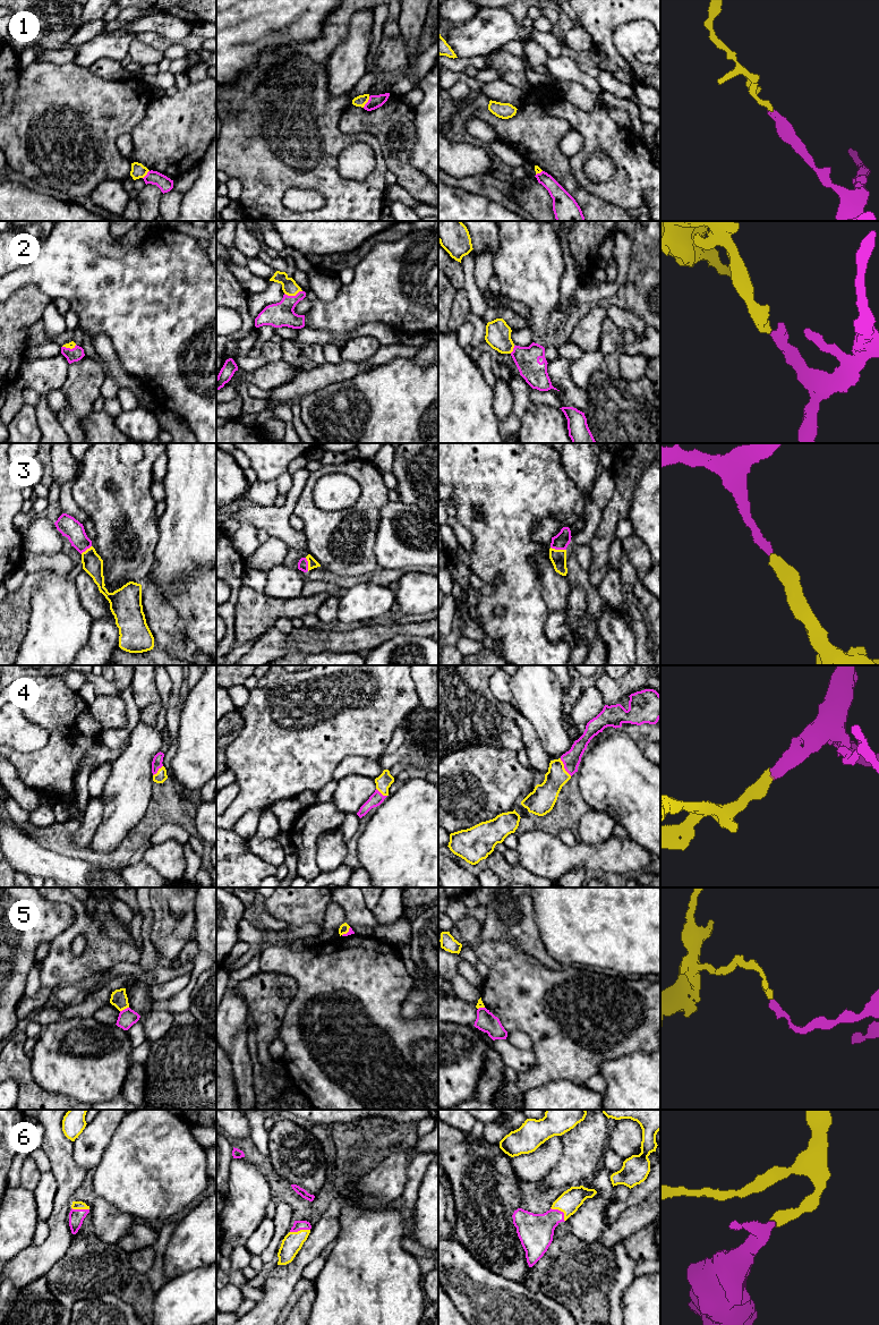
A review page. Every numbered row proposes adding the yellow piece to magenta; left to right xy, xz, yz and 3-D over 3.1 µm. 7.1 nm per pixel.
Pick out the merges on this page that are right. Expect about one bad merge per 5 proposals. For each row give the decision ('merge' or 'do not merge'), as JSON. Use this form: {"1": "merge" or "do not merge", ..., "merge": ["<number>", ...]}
{"1": "do not merge", "2": "merge", "3": "merge", "4": "merge", "5": "do not merge", "6": "merge", "merge": ["2", "3", "4", "6"]}

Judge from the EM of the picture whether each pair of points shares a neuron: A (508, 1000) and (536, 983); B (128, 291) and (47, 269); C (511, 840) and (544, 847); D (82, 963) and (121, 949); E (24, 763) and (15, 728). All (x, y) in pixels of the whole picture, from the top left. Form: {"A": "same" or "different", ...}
{"A": "same", "B": "same", "C": "different", "D": "same", "E": "different"}

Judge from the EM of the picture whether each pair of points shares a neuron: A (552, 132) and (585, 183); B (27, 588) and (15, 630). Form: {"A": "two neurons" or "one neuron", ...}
{"A": "two neurons", "B": "one neuron"}

